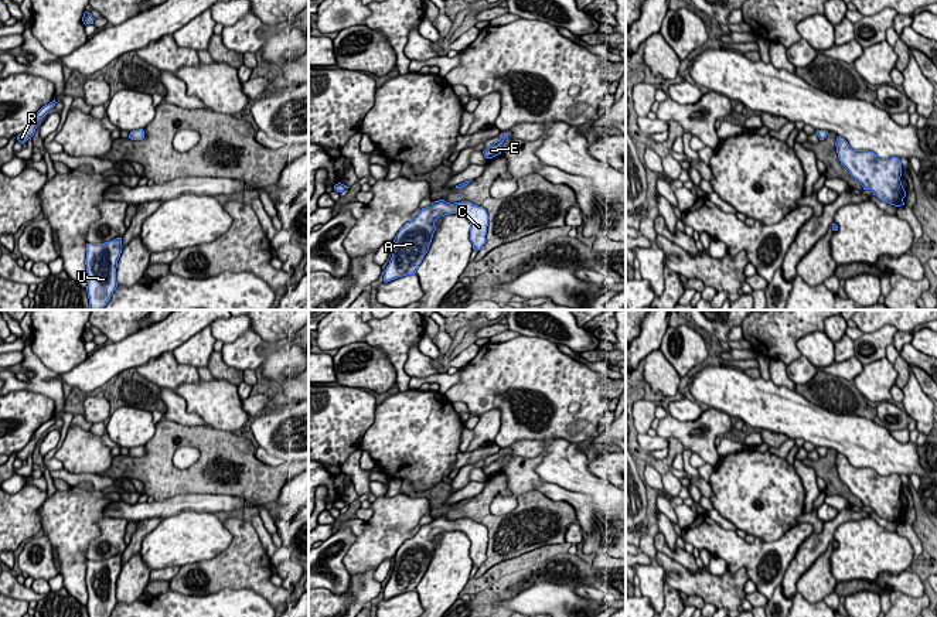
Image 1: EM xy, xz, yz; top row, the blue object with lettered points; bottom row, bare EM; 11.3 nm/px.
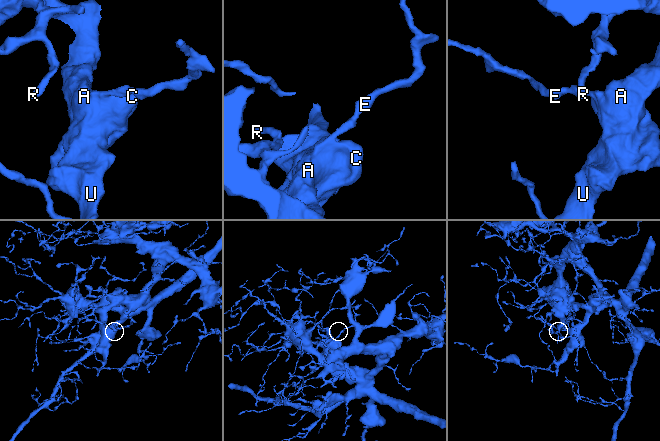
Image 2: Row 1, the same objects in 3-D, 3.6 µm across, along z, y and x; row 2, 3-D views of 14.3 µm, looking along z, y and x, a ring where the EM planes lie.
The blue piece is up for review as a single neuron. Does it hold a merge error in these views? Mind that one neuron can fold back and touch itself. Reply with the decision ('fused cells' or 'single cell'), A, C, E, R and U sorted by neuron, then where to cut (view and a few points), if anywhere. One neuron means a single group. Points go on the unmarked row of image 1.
single cell; groups A C E R U; cut none

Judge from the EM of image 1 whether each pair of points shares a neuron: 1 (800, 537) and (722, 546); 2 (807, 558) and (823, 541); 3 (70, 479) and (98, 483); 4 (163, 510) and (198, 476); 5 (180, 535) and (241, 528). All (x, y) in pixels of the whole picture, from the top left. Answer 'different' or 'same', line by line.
1: same
2: same
3: same
4: different
5: different

